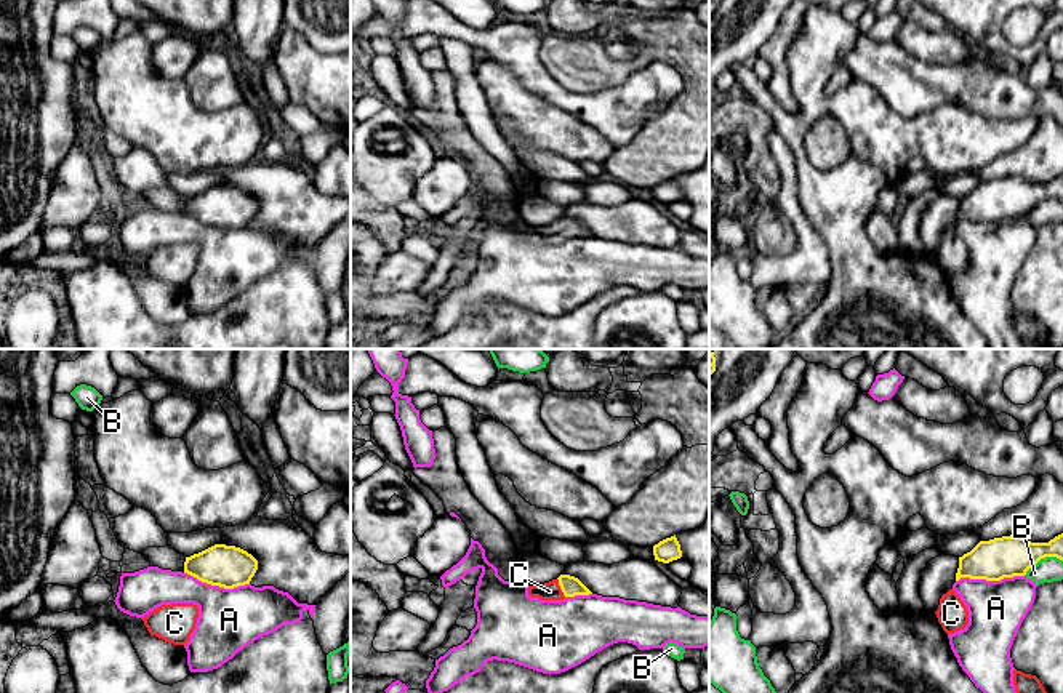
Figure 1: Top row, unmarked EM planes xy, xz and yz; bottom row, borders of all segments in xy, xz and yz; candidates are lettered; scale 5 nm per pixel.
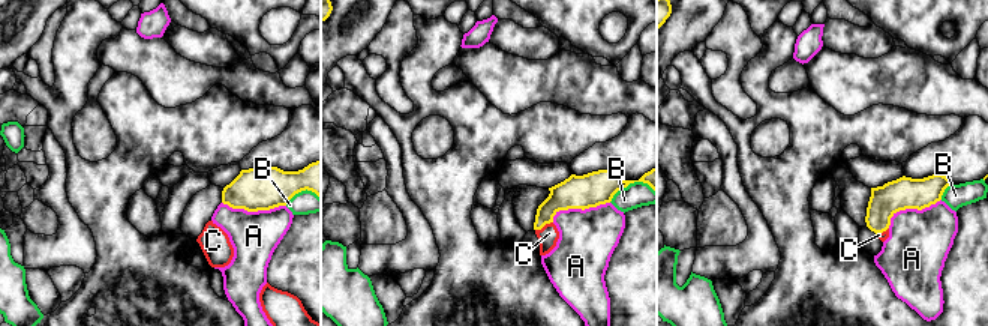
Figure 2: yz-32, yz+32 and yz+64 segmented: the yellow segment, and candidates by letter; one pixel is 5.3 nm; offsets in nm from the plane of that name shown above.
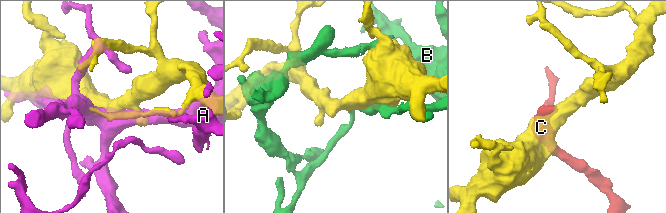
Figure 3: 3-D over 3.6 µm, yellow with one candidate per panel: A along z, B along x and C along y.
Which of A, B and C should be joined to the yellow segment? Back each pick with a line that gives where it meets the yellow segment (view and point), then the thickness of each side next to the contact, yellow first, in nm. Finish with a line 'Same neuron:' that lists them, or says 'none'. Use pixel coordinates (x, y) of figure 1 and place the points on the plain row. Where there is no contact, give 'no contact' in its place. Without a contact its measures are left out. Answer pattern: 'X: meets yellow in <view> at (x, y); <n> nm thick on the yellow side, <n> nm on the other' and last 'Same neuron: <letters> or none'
C: meets yellow in xz at (561, 229); 100 nm thick on the yellow side, 100 nm on the other
Same neuron: C

